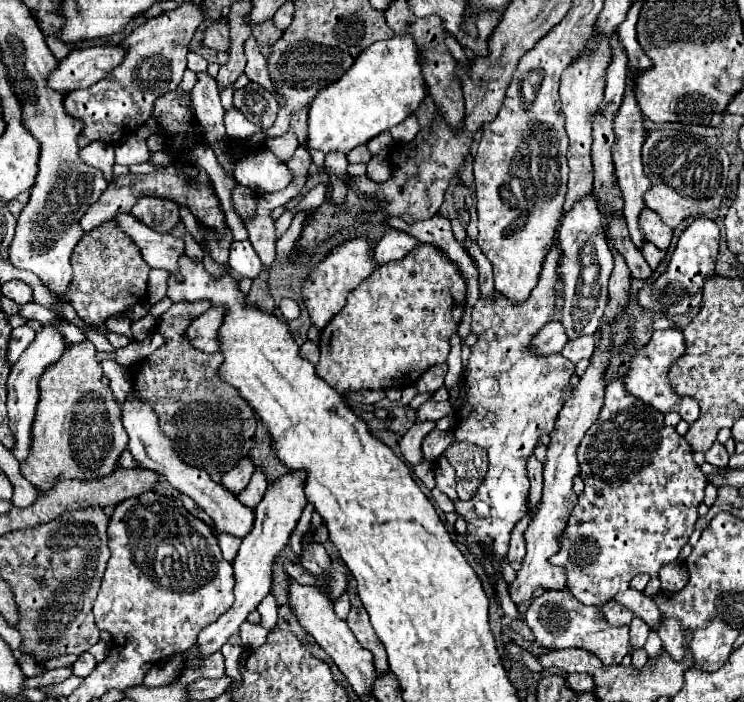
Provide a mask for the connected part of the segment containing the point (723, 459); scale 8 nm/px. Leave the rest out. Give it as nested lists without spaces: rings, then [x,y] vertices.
[[[714,442],[712,448],[706,452],[706,462],[712,464],[712,466],[718,466],[718,468],[726,468],[728,466],[728,452],[724,448],[724,444],[720,442]]]

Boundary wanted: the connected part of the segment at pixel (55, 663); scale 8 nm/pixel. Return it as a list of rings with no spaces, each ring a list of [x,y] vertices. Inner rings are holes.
[[[63,655],[46,660],[45,667],[47,670],[53,670],[65,666],[72,666],[77,659],[78,656],[76,655]]]

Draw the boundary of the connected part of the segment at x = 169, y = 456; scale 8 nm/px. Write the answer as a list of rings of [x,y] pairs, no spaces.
[[[130,392],[128,394],[128,400],[122,404],[122,424],[130,436],[130,442],[128,442],[128,450],[132,452],[134,460],[144,466],[144,468],[150,468],[158,474],[164,474],[166,480],[182,494],[188,494],[214,522],[214,530],[218,534],[222,532],[228,532],[236,538],[244,538],[252,532],[254,528],[254,510],[244,506],[242,502],[238,502],[238,498],[232,494],[232,492],[226,492],[220,484],[216,484],[206,472],[198,470],[198,468],[190,468],[188,464],[182,464],[182,460],[176,456],[176,452],[172,450],[170,446],[170,440],[166,440],[166,436],[162,434],[162,430],[158,428],[158,418],[156,414],[146,406],[146,404],[140,404],[134,394]]]

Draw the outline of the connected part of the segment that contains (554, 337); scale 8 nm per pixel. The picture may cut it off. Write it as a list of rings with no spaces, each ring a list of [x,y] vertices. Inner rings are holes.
[[[552,320],[550,324],[546,324],[546,328],[542,328],[542,332],[538,332],[538,336],[534,336],[534,352],[536,354],[554,354],[554,352],[562,352],[564,344],[568,342],[568,336],[564,332],[562,322]]]

